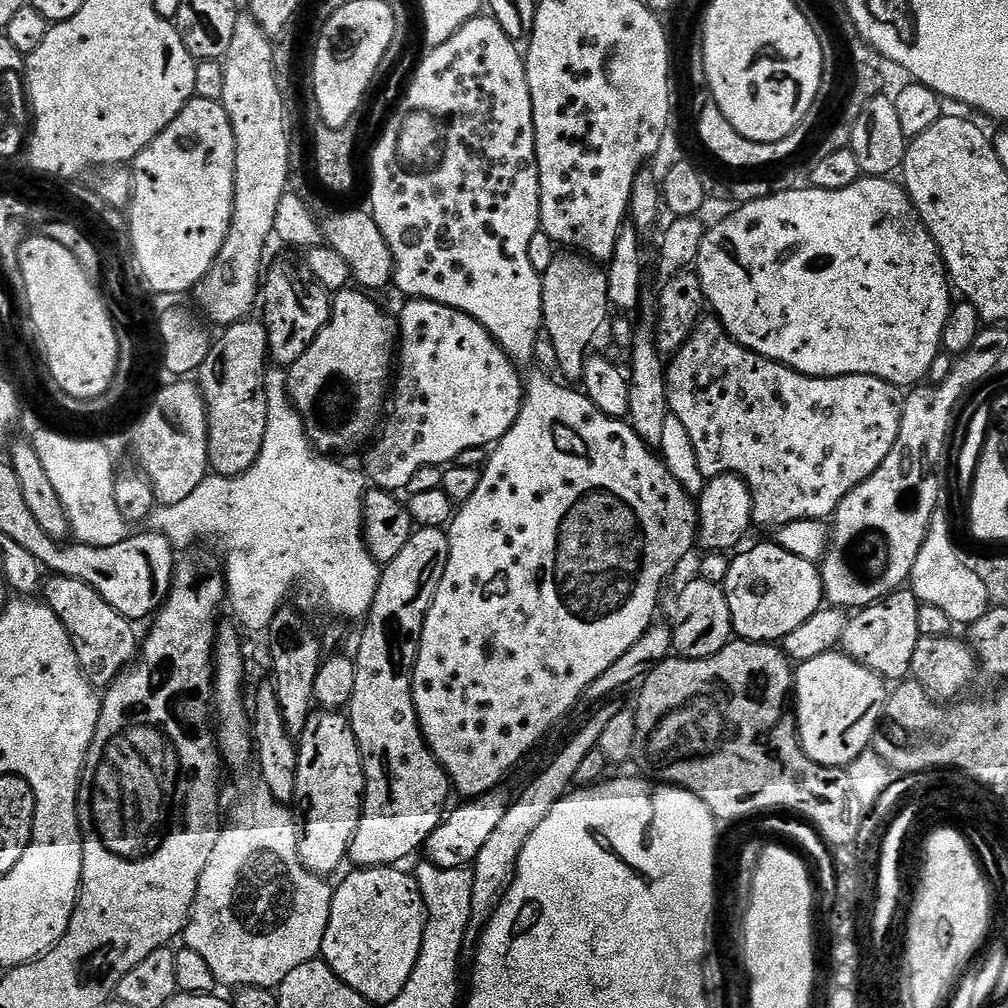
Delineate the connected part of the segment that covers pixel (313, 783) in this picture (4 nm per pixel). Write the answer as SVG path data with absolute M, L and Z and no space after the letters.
M336 710L313 711L298 738L296 757L295 799L304 807L300 860L310 872L329 874L349 859L352 839L364 814L364 762L349 717Z

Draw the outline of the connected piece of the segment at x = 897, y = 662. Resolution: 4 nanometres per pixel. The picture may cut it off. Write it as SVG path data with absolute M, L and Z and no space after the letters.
M901 590L868 608L859 609L849 619L839 647L851 660L857 660L885 681L903 681L911 673L914 650L922 638L918 630L920 606L915 594L910 590Z

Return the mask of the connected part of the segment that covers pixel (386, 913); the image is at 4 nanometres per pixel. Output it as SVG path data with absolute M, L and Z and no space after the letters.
M400 866L360 868L352 870L332 893L332 909L326 934L322 938L320 956L329 964L332 973L346 986L362 994L373 1006L386 1006L402 994L410 974L420 957L424 931L428 925L428 907L424 901L422 884Z

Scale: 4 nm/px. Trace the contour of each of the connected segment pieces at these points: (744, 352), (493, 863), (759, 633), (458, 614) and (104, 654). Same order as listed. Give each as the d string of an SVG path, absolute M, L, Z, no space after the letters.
M715 318L701 319L695 332L688 341L680 347L680 351L671 357L666 368L668 378L668 407L671 415L678 417L684 424L686 432L693 443L697 454L697 464L706 478L713 476L740 476L748 484L752 492L752 518L757 525L775 530L786 526L790 522L799 520L827 521L835 513L836 508L866 478L886 462L886 454L894 450L894 442L900 433L902 422L902 410L904 409L904 396L901 389L894 384L888 384L877 376L803 376L801 372L795 372L776 360L768 360L759 356L757 352L751 352L748 348L736 343L724 325Z
M615 707L604 708L597 716L592 717L584 724L584 729L569 742L568 746L561 750L560 754L532 781L520 794L520 798L514 800L508 807L502 822L498 822L494 834L490 834L486 846L478 854L476 863L471 865L470 871L474 878L474 890L472 891L472 922L471 927L476 930L483 929L489 918L496 913L496 907L500 905L508 887L516 876L518 858L526 846L526 842L538 826L554 810L554 806L563 800L569 792L573 791L577 783L578 768L585 761L586 756L598 747L602 732L614 718L617 709Z
M775 542L760 544L741 556L733 555L722 587L730 606L733 633L753 644L783 642L802 622L819 612L826 600L819 567Z
M536 380L527 385L524 405L520 407L514 426L491 449L488 462L483 465L478 490L474 490L453 515L446 529L450 546L448 565L420 635L420 653L412 672L416 717L420 720L424 741L448 773L451 787L455 791L457 788L464 798L479 798L487 792L497 791L508 771L515 764L522 763L524 756L530 755L547 738L548 731L563 716L570 715L580 699L585 699L588 687L646 635L657 619L656 607L660 604L664 579L698 544L697 501L672 477L663 459L652 453L655 451L644 443L627 419L602 414L583 391L575 392L575 387L560 384L552 380Z
M69 576L51 577L52 581L45 583L42 596L48 607L56 611L56 615L66 626L76 645L76 656L85 676L96 686L107 686L125 671L137 659L138 636L133 621L127 620L114 606L110 606L94 589L81 580Z

